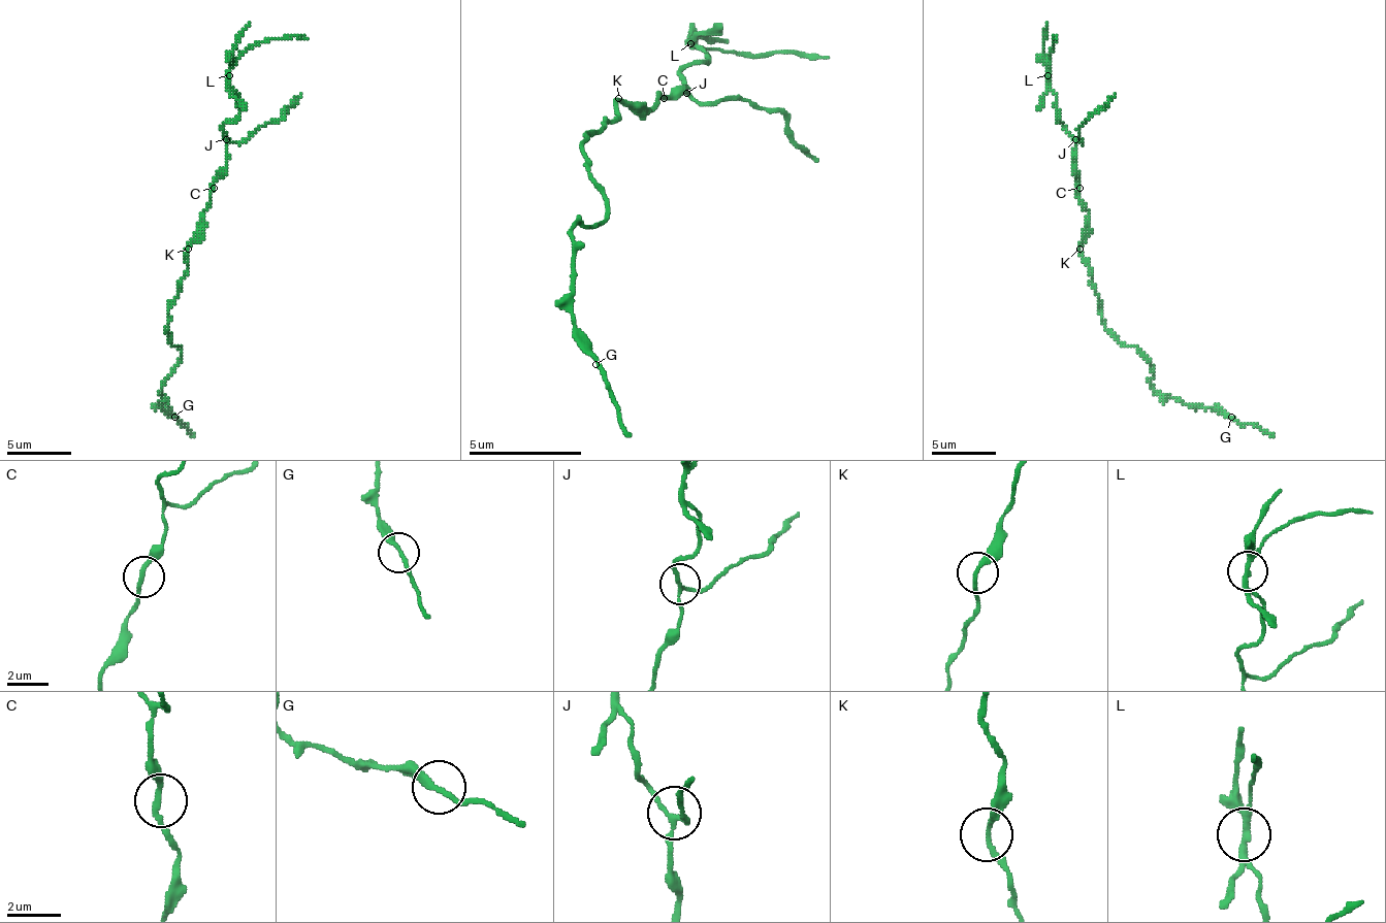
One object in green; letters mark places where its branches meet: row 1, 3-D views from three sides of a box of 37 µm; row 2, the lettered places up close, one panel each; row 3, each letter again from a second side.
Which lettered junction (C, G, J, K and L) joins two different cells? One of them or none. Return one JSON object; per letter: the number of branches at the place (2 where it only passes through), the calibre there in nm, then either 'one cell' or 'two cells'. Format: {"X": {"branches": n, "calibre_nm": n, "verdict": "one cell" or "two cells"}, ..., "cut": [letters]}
{"C": {"branches": 2, "calibre_nm": 200, "verdict": "one cell"}, "G": {"branches": 2, "calibre_nm": 240, "verdict": "one cell"}, "J": {"branches": 3, "calibre_nm": 160, "verdict": "one cell"}, "K": {"branches": 2, "calibre_nm": 190, "verdict": "one cell"}, "L": {"branches": 3, "calibre_nm": 200, "verdict": "two cells"}, "cut": ["L"]}

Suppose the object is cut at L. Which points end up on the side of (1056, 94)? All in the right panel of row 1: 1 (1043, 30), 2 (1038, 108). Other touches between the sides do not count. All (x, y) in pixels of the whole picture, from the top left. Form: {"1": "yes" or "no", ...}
{"1": "yes", "2": "no"}

